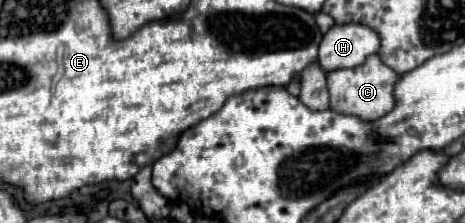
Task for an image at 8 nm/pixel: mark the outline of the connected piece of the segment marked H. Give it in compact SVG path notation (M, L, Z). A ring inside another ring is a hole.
M363 24L331 26L319 44L319 66L325 72L339 68L355 68L369 54L377 54L379 38Z

